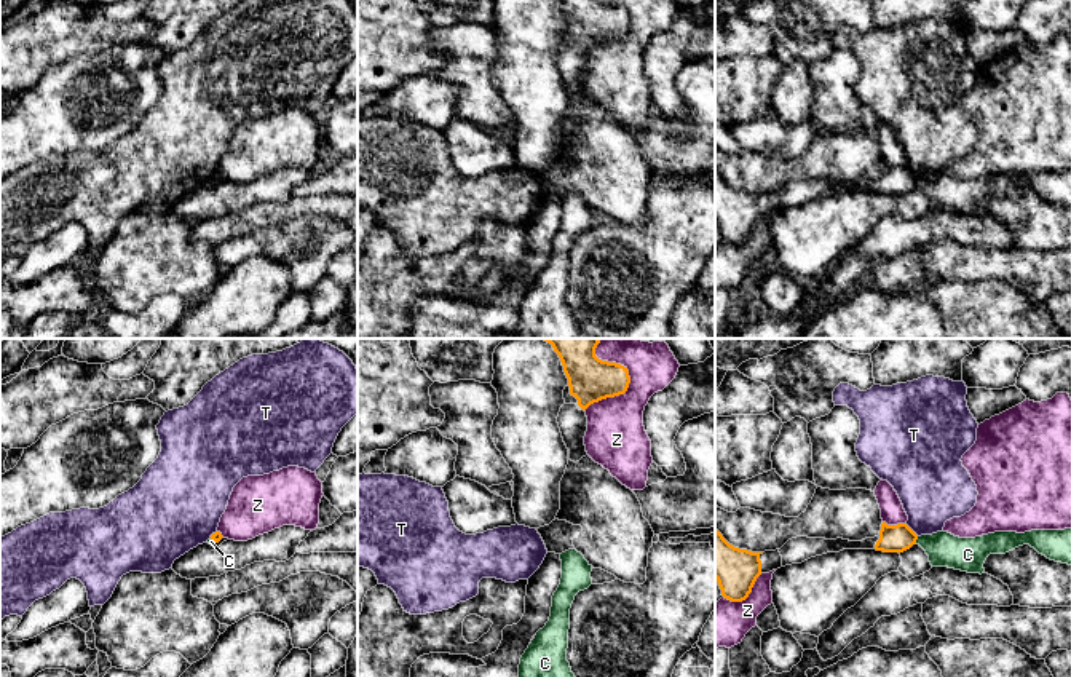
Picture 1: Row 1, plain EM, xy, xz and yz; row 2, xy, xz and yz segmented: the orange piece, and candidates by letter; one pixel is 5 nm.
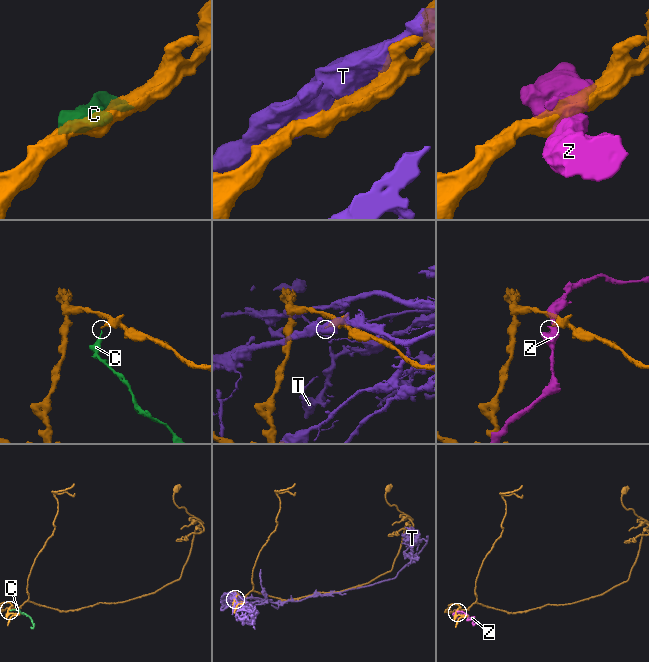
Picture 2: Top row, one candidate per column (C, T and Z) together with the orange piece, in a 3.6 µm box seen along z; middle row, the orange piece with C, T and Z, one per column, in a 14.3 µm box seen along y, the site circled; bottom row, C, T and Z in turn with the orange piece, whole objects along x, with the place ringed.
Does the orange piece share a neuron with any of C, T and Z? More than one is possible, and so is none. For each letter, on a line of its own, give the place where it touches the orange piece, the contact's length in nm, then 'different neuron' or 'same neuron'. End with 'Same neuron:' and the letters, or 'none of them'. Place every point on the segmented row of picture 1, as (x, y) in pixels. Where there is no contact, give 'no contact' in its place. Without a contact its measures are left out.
C: meets orange in yz at (916, 538); contact 40 nm long; different neuron
T: meets orange in yz at (910, 529); contact 100 nm long; different neuron
Z: meets orange in xz at (629, 379); contact 360 nm long; different neuron
Same neuron: none of them

